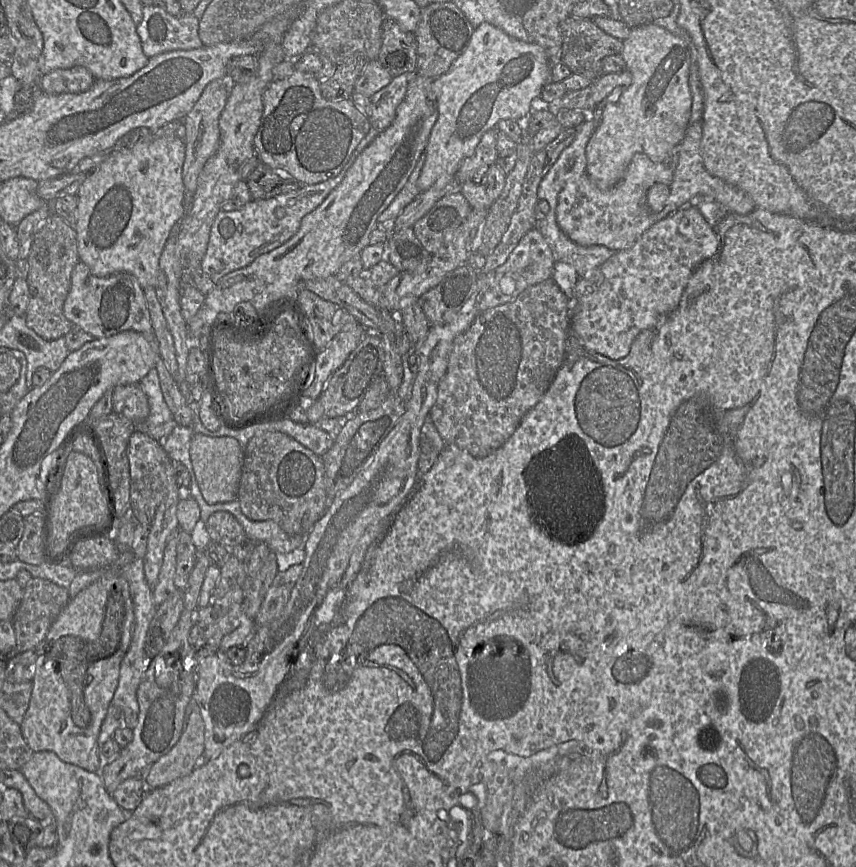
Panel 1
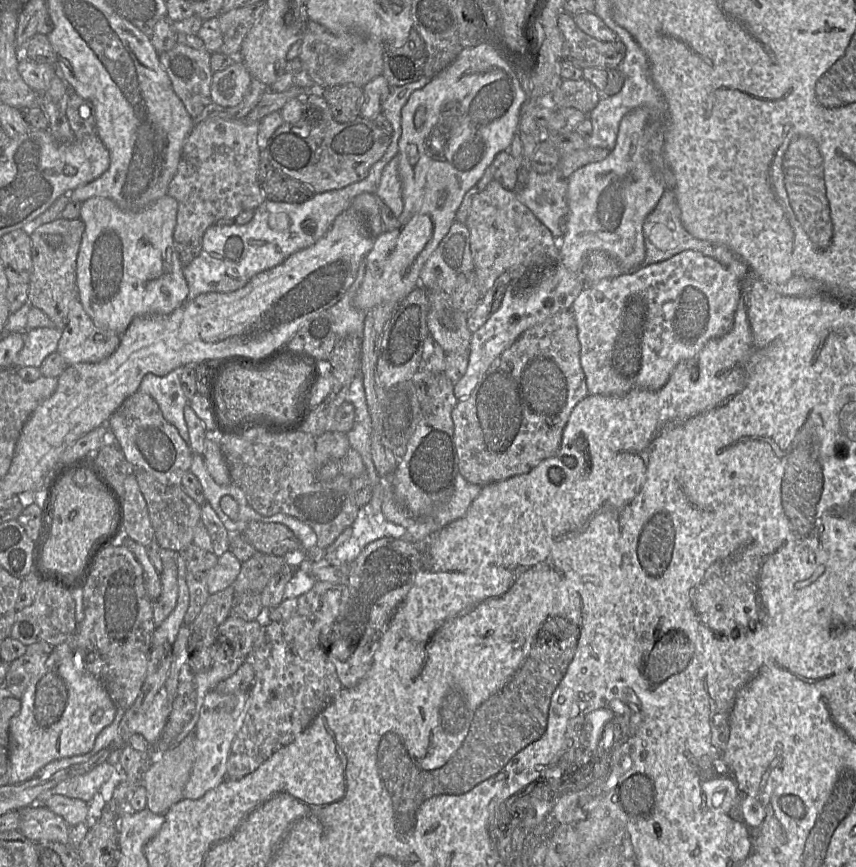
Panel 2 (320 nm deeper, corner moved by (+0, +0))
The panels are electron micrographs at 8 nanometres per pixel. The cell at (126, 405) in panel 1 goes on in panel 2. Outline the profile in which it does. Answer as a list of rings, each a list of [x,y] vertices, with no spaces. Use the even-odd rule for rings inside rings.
[[[137,391],[128,397],[109,418],[108,429],[135,469],[144,470],[161,483],[181,485],[182,476],[190,469],[193,452],[177,428],[164,418],[150,395]]]

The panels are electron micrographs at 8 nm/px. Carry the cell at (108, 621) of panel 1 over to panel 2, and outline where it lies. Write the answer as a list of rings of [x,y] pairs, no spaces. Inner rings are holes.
[[[64,642],[54,647],[43,669],[32,679],[21,709],[9,727],[9,784],[34,778],[48,763],[92,750],[100,732],[110,725],[117,707],[103,684],[84,666],[79,654]]]

